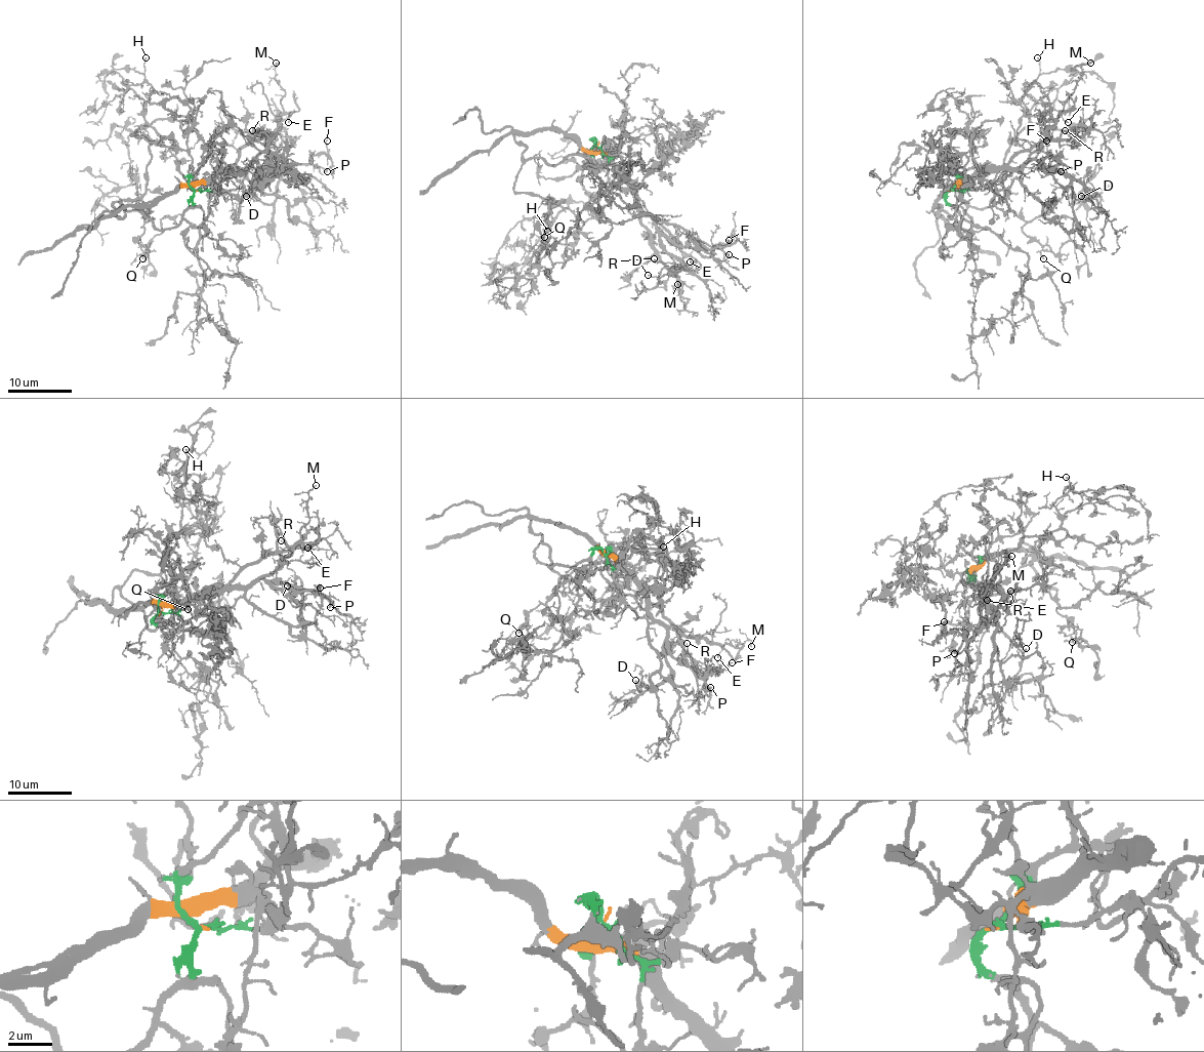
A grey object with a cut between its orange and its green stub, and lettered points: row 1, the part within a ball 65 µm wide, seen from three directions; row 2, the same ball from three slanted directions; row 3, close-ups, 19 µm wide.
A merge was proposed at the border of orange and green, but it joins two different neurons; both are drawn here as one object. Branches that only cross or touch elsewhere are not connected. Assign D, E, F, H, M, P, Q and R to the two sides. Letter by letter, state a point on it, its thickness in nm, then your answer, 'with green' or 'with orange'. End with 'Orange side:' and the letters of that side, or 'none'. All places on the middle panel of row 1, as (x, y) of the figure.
D: (648, 275) | 130 nm | with orange
E: (690, 261) | 80 nm | with orange
F: (729, 240) | 70 nm | with orange
H: (547, 231) | 130 nm | with green
M: (677, 284) | 100 nm | with orange
P: (729, 254) | 130 nm | with orange
Q: (544, 237) | 160 nm | with green
R: (654, 258) | 110 nm | with orange
Orange side: D, E, F, M, P, R

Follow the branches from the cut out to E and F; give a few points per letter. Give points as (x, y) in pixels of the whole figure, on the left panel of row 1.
E: (196, 191), (217, 173), (243, 170), (268, 145), (278, 121), (284, 114), (289, 118), (288, 122)
F: (196, 191), (217, 173), (243, 170), (252, 160), (268, 170), (306, 165), (315, 156), (327, 151), (327, 139)

